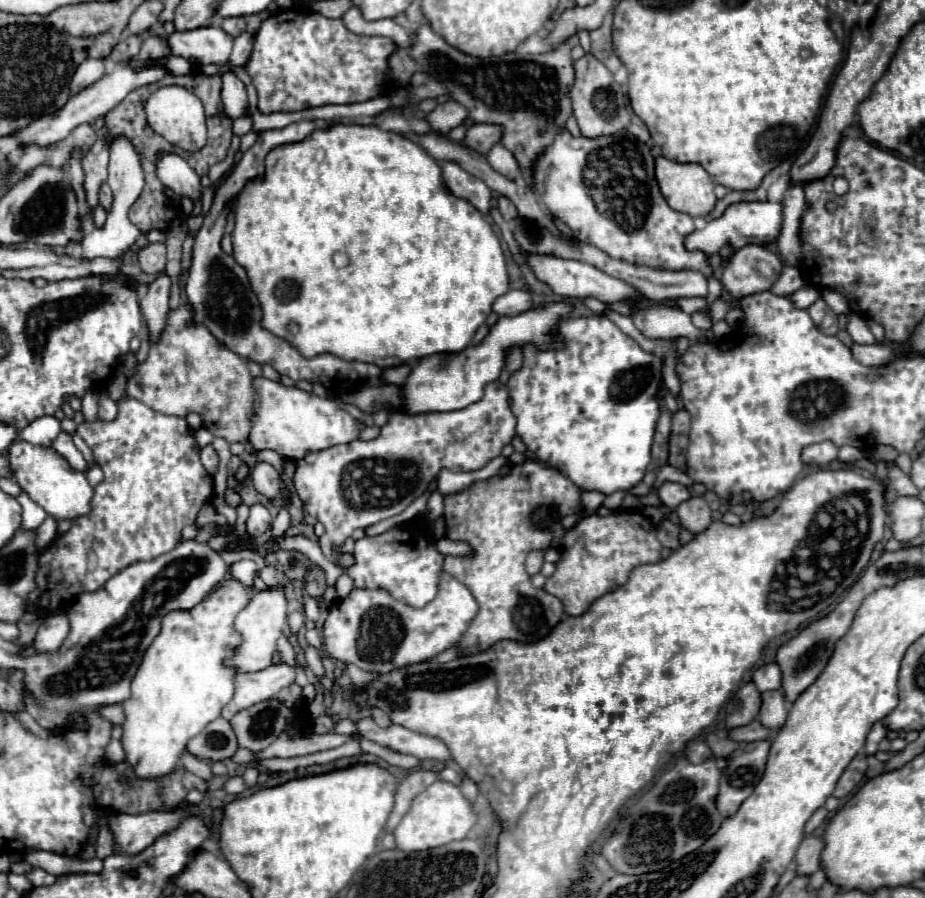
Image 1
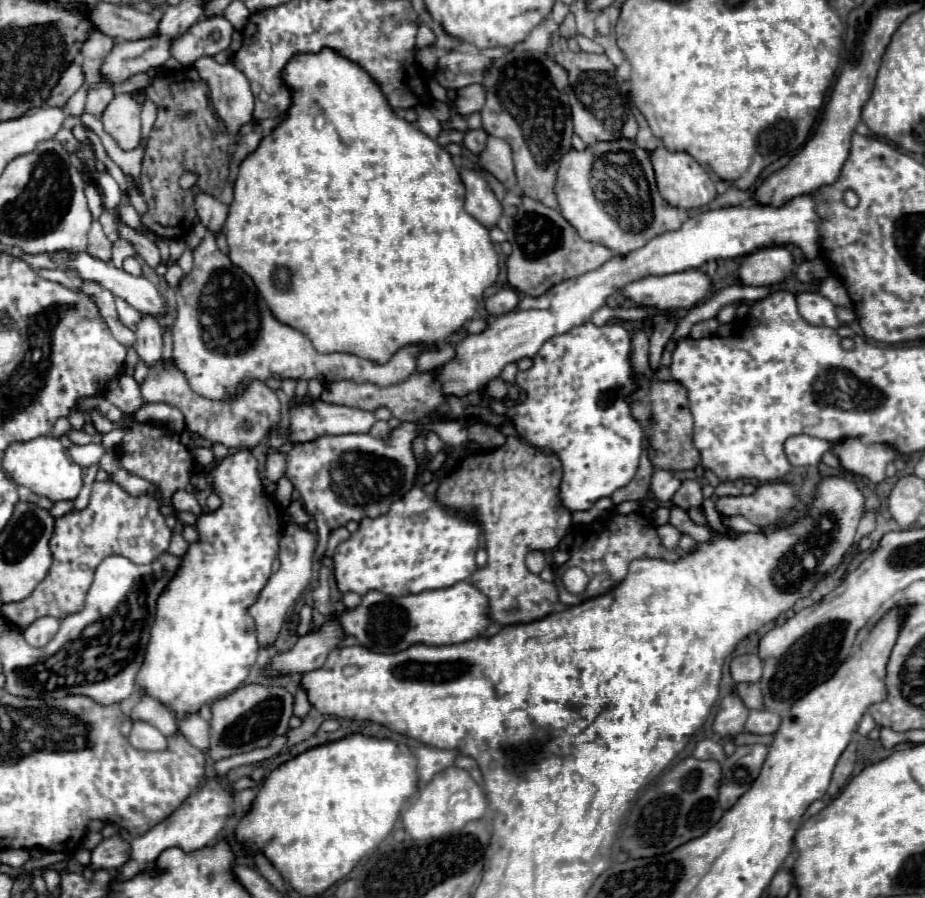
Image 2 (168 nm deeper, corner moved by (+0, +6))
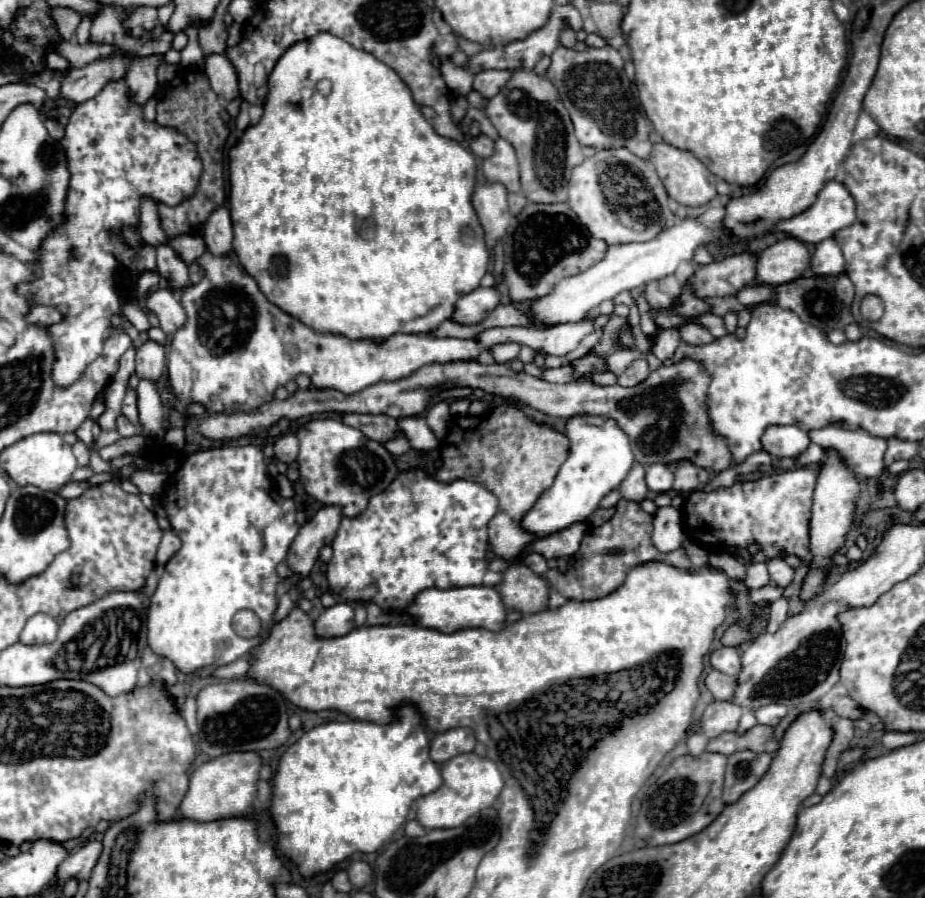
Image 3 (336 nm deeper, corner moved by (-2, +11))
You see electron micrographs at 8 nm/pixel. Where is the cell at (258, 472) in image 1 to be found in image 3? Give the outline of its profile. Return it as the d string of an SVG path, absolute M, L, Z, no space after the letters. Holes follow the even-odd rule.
M285 434L275 442L275 458L279 462L291 464L297 460L297 454L299 454L299 440L295 434Z

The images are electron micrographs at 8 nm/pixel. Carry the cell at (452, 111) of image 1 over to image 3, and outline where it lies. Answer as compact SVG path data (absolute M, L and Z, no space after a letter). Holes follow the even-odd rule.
M487 70L487 72L479 72L473 80L473 90L477 90L483 98L491 98L495 96L495 92L499 92L499 88L503 86L503 80L507 80L507 72L509 70Z

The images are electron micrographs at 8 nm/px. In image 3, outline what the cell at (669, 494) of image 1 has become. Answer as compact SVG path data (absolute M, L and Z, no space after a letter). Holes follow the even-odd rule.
M651 464L647 468L647 472L645 472L645 480L647 480L649 490L653 490L657 494L663 494L663 492L671 490L673 480L675 480L675 474L665 464Z

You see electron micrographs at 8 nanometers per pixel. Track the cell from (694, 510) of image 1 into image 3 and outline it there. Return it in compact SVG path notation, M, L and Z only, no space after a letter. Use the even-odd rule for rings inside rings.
M681 460L675 472L675 484L673 490L681 494L691 494L699 488L699 478L697 478L697 466L691 464L689 460Z

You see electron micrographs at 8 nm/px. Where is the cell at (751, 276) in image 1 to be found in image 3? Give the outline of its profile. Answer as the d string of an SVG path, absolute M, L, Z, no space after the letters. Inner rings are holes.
M785 238L765 248L757 256L757 282L767 286L787 284L797 280L809 266L809 250L795 238Z

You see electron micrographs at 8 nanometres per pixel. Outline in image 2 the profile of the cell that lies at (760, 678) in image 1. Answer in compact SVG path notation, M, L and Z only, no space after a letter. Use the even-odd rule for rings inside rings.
M737 655L729 663L729 671L731 671L731 679L737 683L743 683L743 681L757 683L761 679L763 663L757 655Z

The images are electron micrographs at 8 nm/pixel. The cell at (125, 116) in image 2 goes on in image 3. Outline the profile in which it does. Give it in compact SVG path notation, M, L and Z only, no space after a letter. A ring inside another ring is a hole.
M151 56L151 60L135 60L135 64L131 64L131 72L127 72L125 86L135 104L145 106L147 100L155 94L157 90L155 70L161 62L163 62L161 56Z

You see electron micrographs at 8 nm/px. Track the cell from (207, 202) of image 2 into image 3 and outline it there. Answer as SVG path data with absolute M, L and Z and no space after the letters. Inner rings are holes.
M219 206L211 212L211 216L205 222L205 244L209 252L215 252L215 256L223 256L231 250L233 240L233 224L229 218L229 210L225 206Z

